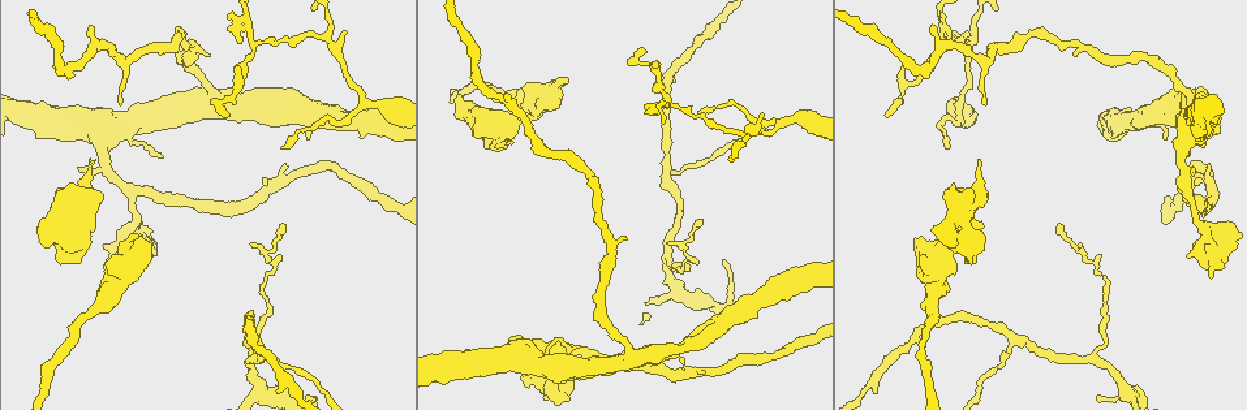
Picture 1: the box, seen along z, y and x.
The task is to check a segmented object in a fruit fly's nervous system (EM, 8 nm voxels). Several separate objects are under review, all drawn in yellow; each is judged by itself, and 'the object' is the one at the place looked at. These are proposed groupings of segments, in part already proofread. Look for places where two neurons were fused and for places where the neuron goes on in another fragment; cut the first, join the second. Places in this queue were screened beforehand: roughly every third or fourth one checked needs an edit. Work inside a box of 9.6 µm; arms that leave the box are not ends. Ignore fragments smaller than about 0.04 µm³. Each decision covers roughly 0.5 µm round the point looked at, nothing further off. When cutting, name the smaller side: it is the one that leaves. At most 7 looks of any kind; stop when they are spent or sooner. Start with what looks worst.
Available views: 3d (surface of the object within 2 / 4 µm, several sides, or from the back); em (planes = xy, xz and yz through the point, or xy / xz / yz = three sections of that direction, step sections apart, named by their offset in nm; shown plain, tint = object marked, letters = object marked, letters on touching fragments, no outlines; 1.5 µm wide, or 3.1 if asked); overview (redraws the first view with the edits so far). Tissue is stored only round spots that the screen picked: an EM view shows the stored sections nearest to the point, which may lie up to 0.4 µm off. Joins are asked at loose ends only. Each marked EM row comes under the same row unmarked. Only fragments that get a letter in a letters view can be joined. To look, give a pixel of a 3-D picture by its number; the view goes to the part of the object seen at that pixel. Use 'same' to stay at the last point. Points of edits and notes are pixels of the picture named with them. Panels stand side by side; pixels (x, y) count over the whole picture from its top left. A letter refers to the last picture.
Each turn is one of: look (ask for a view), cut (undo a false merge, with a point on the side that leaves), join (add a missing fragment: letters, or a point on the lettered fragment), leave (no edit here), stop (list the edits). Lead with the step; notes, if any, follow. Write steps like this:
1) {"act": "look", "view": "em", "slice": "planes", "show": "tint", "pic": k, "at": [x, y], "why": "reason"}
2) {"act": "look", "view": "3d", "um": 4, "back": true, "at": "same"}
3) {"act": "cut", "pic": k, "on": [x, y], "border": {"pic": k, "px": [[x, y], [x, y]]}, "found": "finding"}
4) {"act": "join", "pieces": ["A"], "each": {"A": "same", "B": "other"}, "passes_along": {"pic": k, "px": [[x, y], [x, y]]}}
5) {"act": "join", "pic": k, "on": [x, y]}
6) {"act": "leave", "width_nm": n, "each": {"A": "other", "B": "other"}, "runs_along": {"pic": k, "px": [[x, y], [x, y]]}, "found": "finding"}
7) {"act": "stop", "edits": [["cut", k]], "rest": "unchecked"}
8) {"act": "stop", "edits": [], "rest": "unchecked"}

{"act": "look", "view": "3d", "um": 4, "pic": 1, "at": [978, 160], "why": "free end"}

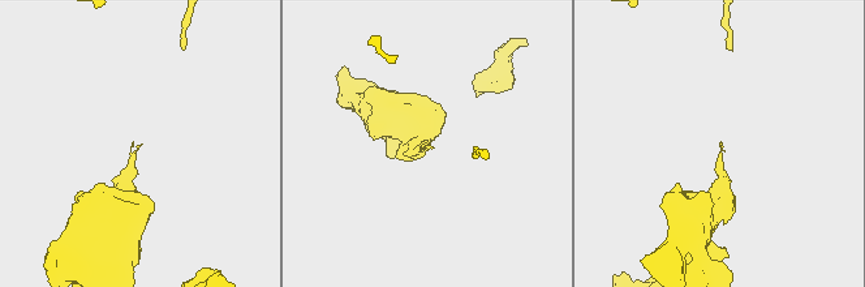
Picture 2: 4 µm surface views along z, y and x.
{"act": "look", "view": "em", "slice": "xz", "step": 8, "show": "tint", "pic": 2, "at": [427, 148]}

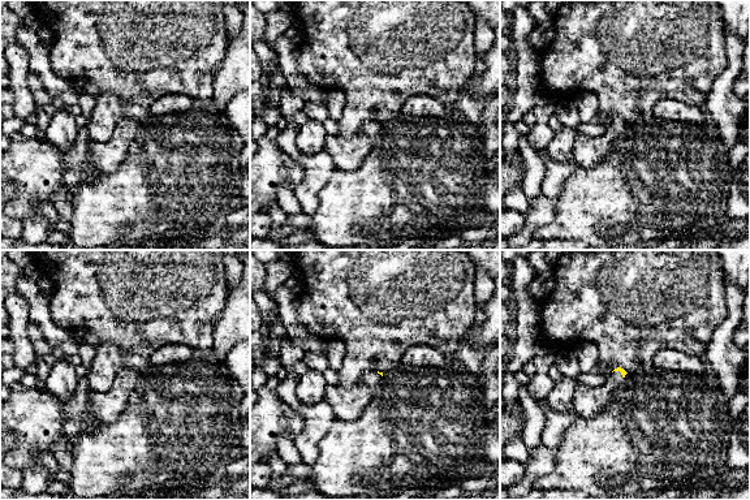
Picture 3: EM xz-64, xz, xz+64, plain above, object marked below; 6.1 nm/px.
{"act": "look", "view": "em", "slice": "planes", "show": "letters", "at": "same", "why": "another direction"}

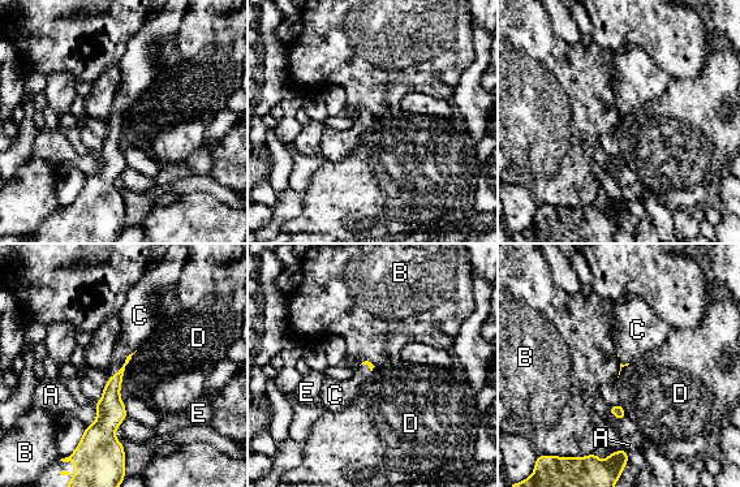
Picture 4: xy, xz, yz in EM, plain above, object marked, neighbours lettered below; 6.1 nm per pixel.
{"act": "join", "pieces": ["C"], "each": {"A": "other", "B": "other", "C": "same", "D": "other", "E": "other"}, "passes_along": {"pic": 4, "px": [[111, 401], [124, 363], [136, 326]]}, "found": "it goes on there"}

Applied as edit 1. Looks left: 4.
{"act": "look", "view": "em", "slice": "yz", "step": 4, "show": "tint", "pic": 1, "at": [281, 146], "why": "tapers out"}

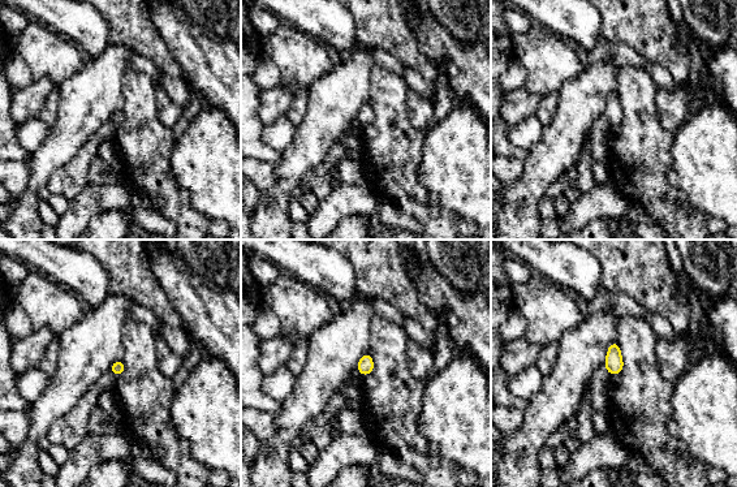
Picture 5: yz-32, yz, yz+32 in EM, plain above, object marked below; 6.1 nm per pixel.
{"act": "look", "view": "em", "slice": "planes", "show": "letters", "at": "same"}

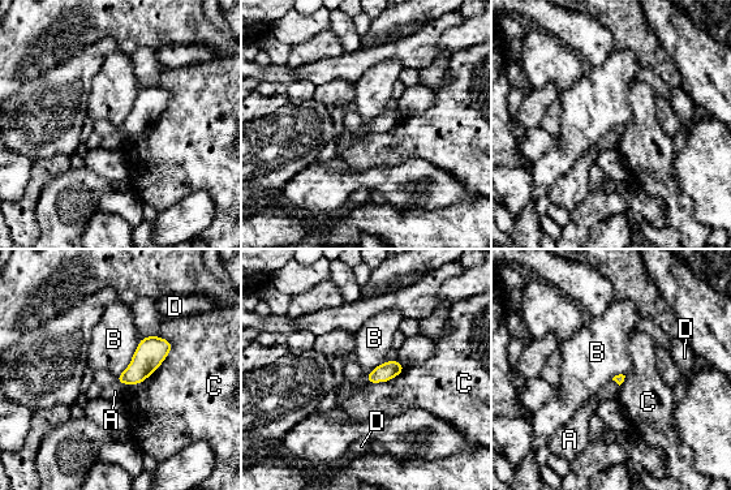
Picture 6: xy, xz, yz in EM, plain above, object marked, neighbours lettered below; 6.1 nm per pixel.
{"act": "leave", "longest_contact_nm": ["C", 380], "each": {"A": "other", "B": "other", "C": "other", "D": "other"}, "border": {"pic": 6, "px": [[140, 342], [129, 365], [115, 377]]}, "found": "none of them fits"}

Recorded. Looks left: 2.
{"act": "look", "view": "overview"}

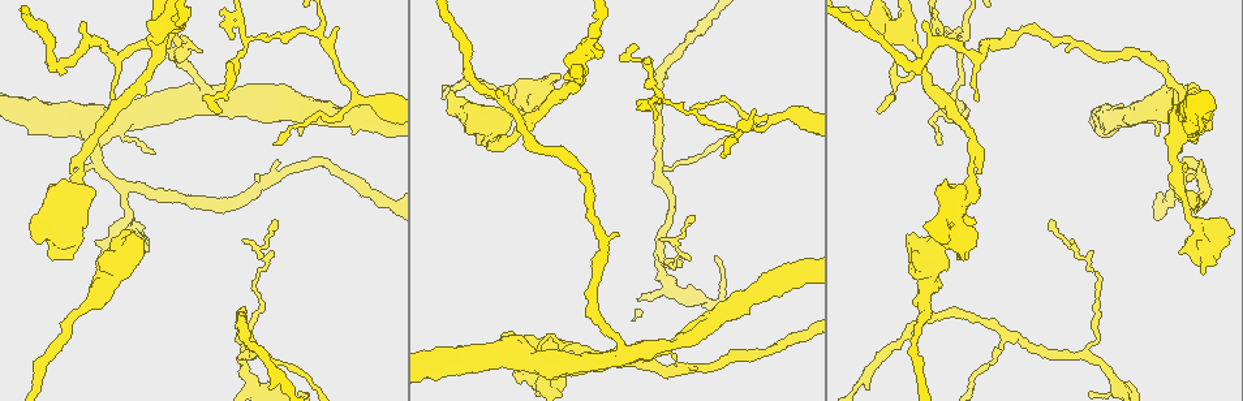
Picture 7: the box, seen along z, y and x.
{"act": "look", "view": "em", "slice": "planes", "show": "letters", "pic": 7, "at": [84, 22]}

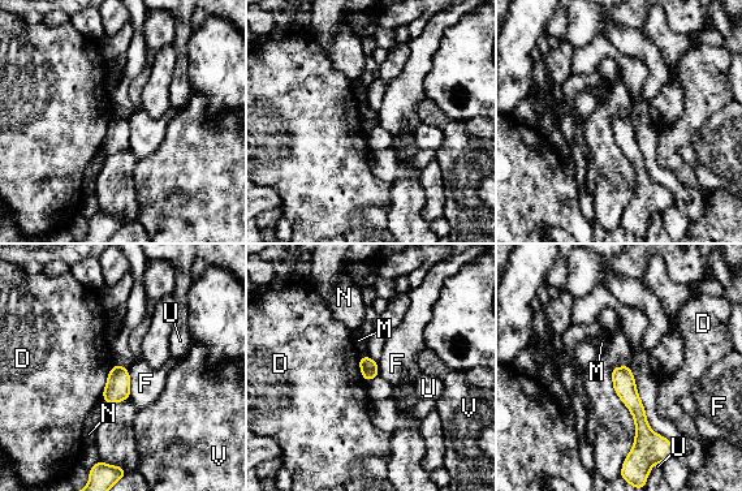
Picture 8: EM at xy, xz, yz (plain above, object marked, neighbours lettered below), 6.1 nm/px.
{"act": "leave", "width_nm": 110, "each": {"D": "other", "F": "other", "M": "other", "N": "other", "U": "other", "V": "other"}, "runs_along": {"pic": 8, "px": [[616, 370], [639, 414], [641, 444]]}, "found": "no lettered fragment goes on from it"}

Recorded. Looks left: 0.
{"act": "stop", "edits": [["join", 4]], "rest": "unchecked"}

